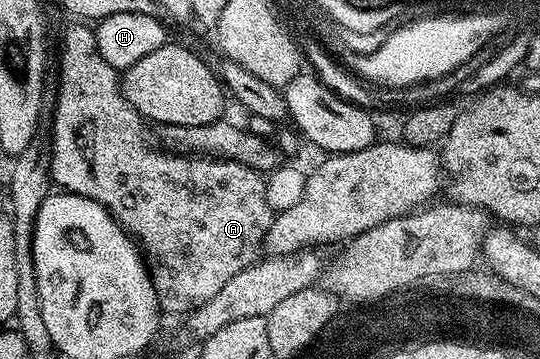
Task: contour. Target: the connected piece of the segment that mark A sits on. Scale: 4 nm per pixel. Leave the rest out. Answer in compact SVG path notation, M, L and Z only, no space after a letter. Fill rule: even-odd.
M71 23L63 33L63 42L59 45L59 90L55 93L55 114L51 117L51 145L49 156L51 158L51 180L62 192L76 193L85 199L93 199L101 203L111 213L111 217L120 227L137 242L140 250L150 262L149 272L155 294L159 300L160 310L164 314L180 313L186 315L201 307L201 303L209 303L237 271L252 264L260 256L261 246L264 244L267 232L273 220L273 210L266 201L266 180L264 174L249 166L243 166L239 161L224 159L221 156L210 155L184 155L178 151L168 151L166 148L154 149L147 142L148 122L125 99L121 88L120 74L97 51L94 28L83 23Z

